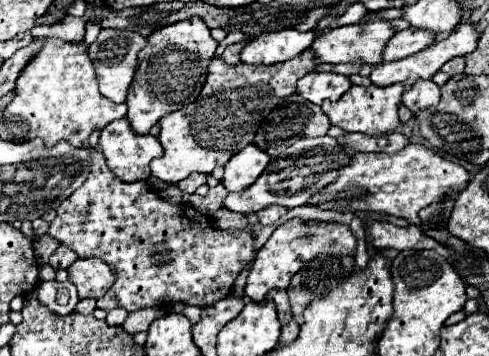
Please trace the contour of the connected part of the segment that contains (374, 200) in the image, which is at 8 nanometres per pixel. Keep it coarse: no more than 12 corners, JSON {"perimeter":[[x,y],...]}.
{"perimeter":[[425,145],[355,153],[311,205],[419,211],[471,175]]}

